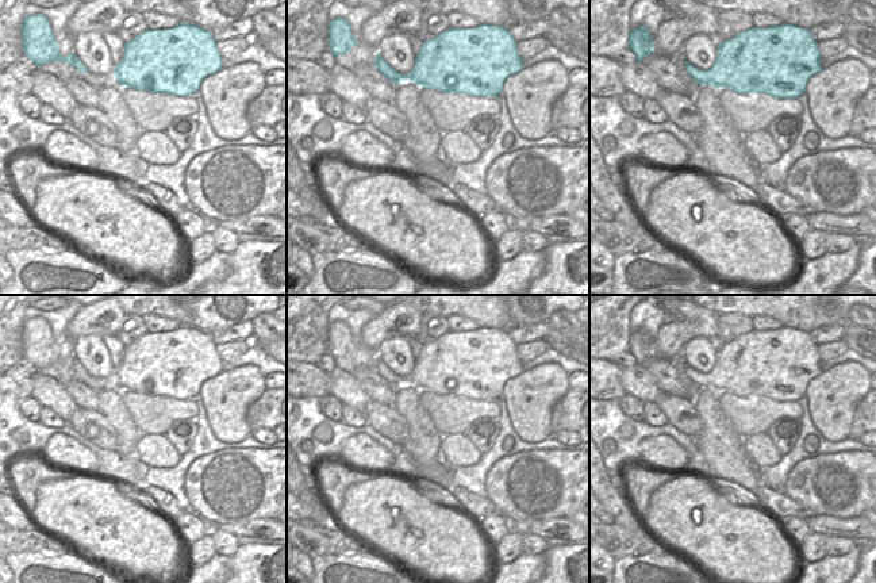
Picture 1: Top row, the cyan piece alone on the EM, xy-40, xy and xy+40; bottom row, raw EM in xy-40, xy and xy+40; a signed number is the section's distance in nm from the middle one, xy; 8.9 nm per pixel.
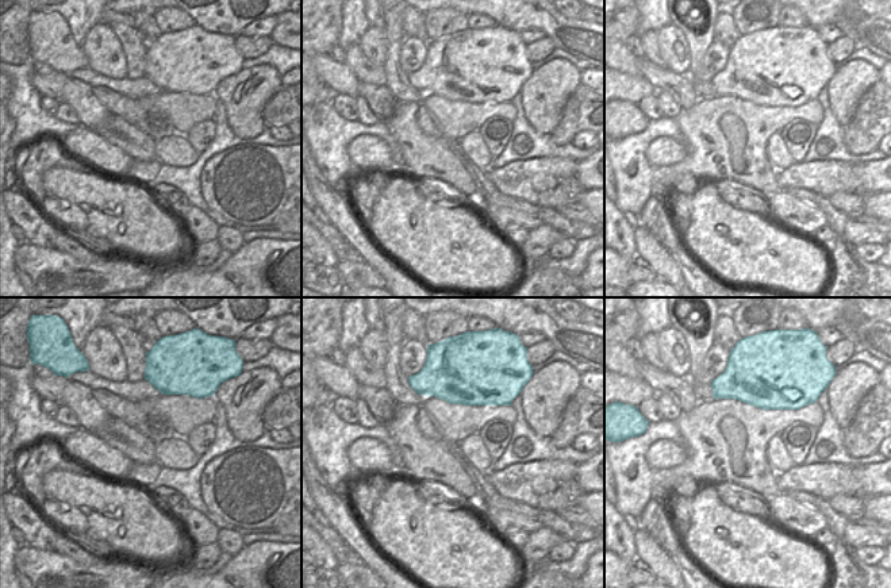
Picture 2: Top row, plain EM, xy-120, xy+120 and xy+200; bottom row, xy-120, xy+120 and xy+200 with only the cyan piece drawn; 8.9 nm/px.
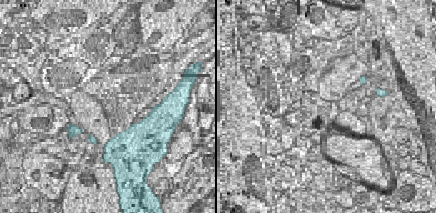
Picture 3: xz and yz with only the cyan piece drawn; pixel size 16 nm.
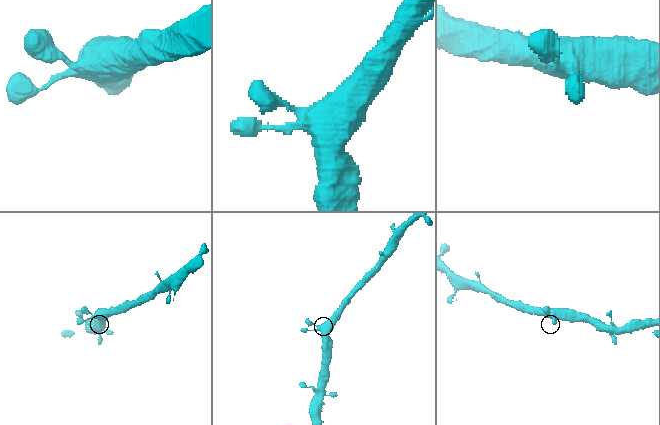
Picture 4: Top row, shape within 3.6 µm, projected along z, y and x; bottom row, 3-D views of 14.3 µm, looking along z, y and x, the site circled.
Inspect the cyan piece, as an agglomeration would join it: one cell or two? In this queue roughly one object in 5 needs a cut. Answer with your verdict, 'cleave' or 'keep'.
keep

